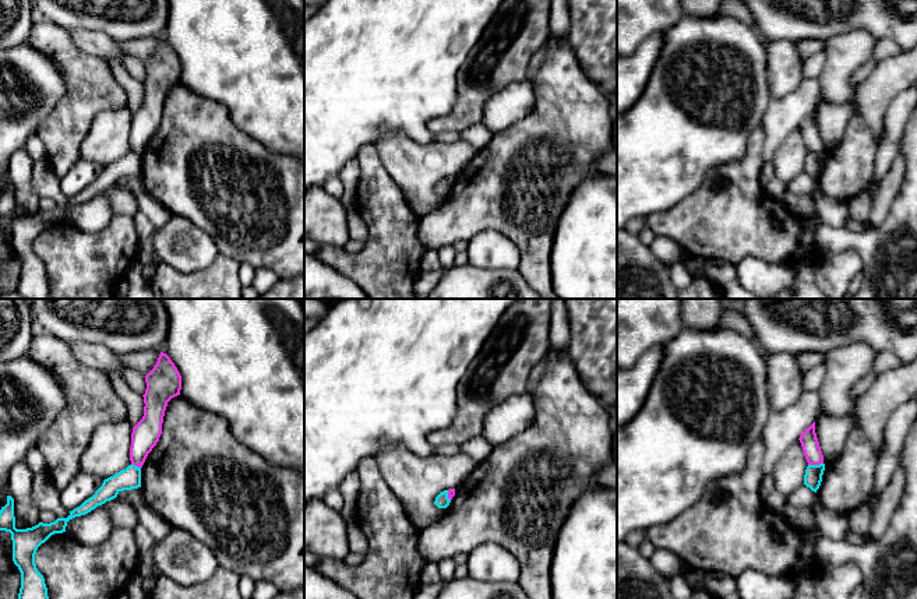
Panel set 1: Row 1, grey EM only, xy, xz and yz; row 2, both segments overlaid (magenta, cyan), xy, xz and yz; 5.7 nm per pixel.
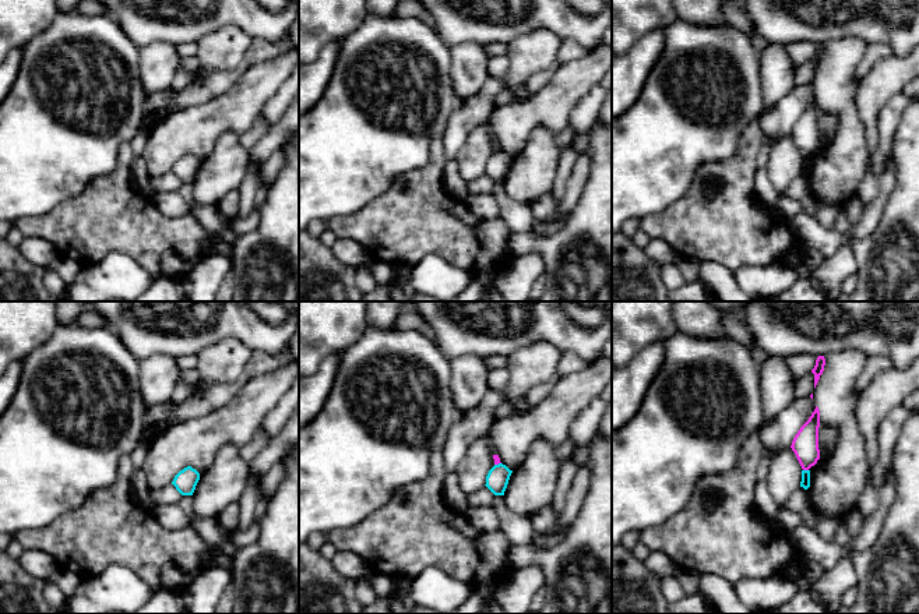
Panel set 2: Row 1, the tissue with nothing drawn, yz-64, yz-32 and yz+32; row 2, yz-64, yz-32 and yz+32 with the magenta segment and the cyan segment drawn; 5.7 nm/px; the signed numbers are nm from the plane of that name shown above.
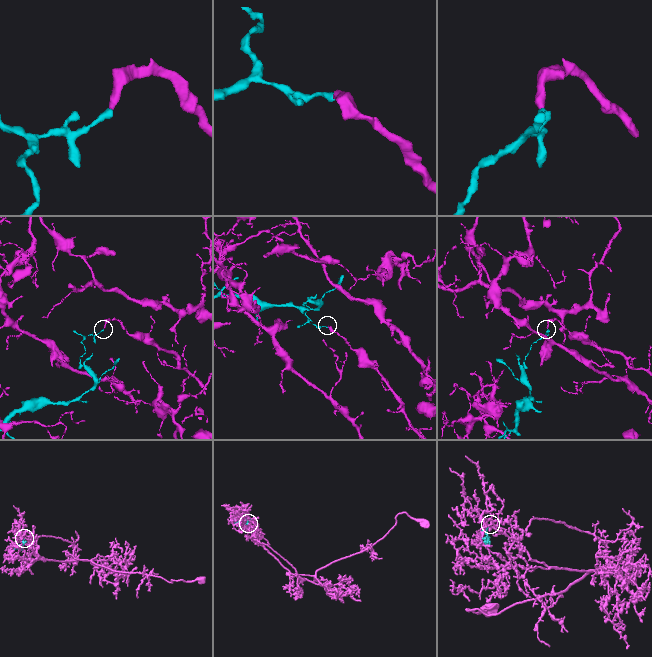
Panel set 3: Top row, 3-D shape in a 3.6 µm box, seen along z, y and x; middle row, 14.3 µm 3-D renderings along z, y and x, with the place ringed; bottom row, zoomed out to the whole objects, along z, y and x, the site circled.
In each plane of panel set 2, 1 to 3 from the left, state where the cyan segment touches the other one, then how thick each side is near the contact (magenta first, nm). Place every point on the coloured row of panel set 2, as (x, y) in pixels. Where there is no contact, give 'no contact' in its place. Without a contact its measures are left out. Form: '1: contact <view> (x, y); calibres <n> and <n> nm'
1: no contact
2: contact yz-32 (497, 463); calibres 40 and 130 nm
3: contact yz+32 (806, 469); calibres 150 and 60 nm

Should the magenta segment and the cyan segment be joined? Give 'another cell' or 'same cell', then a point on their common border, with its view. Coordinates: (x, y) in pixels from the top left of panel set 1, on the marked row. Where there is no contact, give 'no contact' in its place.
another cell; meets magenta in yz at (815, 464)

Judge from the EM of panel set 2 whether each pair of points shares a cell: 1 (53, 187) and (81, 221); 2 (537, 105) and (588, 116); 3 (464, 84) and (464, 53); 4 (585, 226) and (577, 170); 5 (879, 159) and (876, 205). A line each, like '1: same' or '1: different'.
1: different
2: different
3: same
4: different
5: different

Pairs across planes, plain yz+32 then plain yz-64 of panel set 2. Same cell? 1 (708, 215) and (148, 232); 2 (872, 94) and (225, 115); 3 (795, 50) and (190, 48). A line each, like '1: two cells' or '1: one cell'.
1: one cell
2: one cell
3: one cell

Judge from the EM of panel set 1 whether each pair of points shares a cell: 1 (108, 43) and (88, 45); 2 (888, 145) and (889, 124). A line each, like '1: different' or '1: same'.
1: same
2: same

